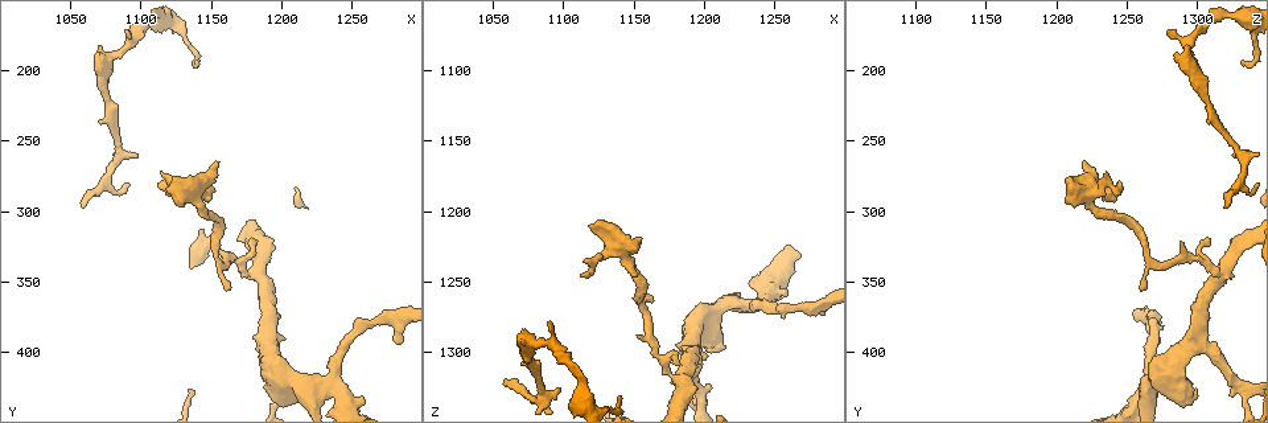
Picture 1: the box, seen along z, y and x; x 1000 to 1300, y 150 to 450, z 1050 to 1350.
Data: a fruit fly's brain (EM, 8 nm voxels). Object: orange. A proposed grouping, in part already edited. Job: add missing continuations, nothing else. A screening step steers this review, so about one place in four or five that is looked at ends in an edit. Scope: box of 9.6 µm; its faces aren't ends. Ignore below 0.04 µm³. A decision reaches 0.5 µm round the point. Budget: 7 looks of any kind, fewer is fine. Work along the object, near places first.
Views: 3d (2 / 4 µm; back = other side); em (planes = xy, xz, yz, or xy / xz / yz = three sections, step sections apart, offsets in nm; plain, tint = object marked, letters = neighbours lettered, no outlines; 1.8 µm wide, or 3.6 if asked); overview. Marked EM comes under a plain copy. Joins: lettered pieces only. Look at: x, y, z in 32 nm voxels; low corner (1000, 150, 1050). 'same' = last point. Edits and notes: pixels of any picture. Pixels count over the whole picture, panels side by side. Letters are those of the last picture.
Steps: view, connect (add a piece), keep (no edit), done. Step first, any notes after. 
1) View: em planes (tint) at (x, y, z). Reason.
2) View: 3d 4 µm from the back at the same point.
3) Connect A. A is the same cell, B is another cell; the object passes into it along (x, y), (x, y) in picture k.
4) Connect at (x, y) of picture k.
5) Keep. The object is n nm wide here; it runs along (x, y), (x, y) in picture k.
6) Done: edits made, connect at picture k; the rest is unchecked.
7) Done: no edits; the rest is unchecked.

View: em planes (letters) at (1182, 320, 1308). An open end.

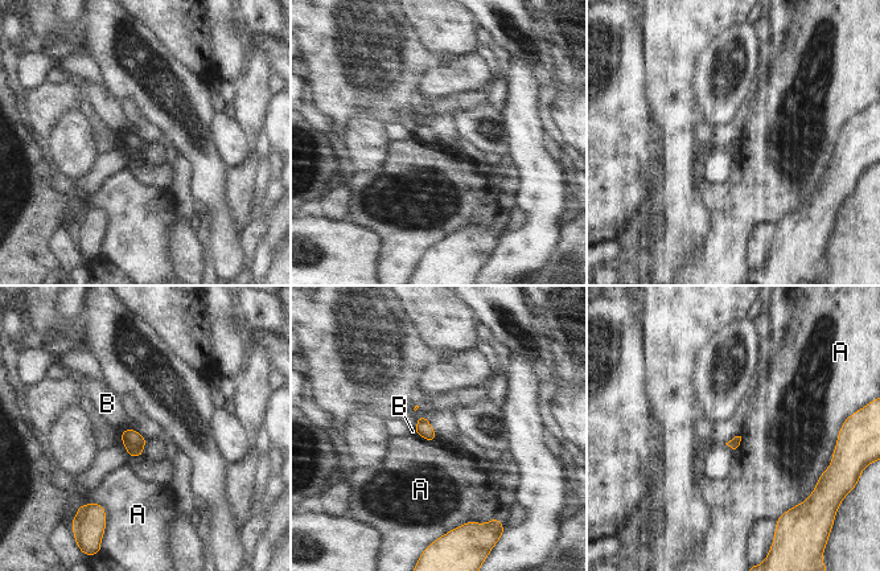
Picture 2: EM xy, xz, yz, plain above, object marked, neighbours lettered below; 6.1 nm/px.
Keep. A and B are other cells; a border runs along (85, 504), (98, 502), (106, 517) in picture 2; none of them fits.

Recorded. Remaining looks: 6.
View: em xz step 16 (tint) at (1142, 194, 1330). Tapers out.

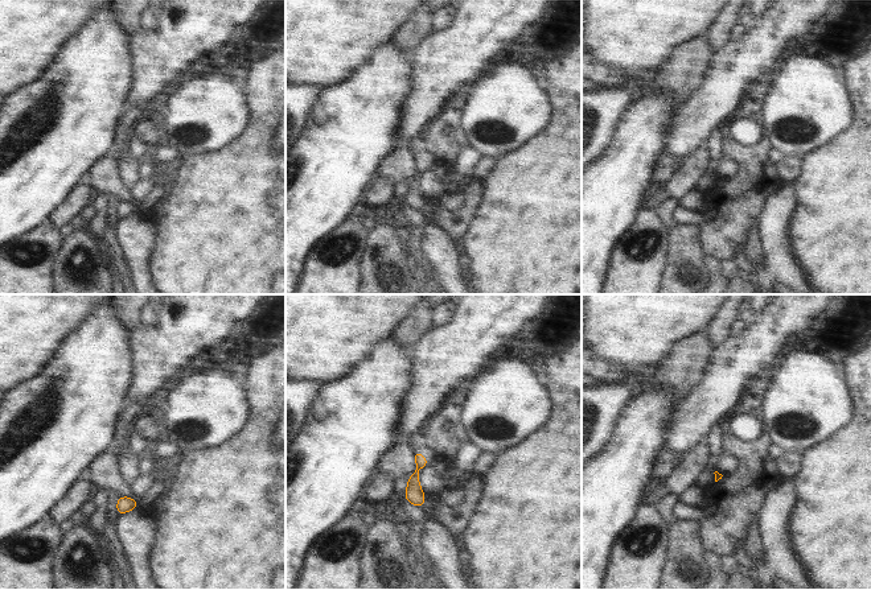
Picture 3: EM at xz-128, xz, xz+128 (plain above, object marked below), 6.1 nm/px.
View: em planes (letters) at the same point.

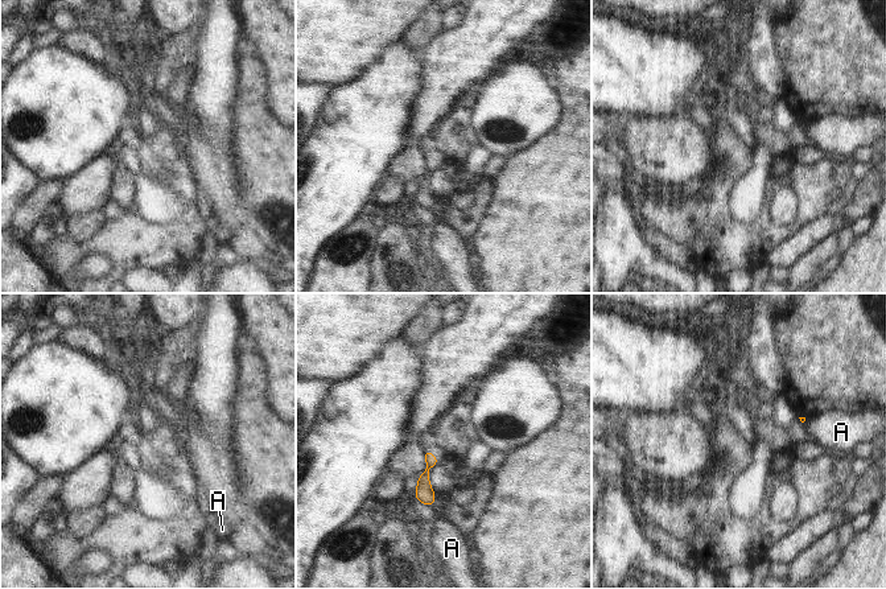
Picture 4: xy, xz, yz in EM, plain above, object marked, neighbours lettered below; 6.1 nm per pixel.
Keep. A is another cell; a border runs along (416, 498), (431, 507) in picture 4; none of them fits.

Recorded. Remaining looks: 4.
View: 3d 4 µm from the back at (1156, 264, 1218).

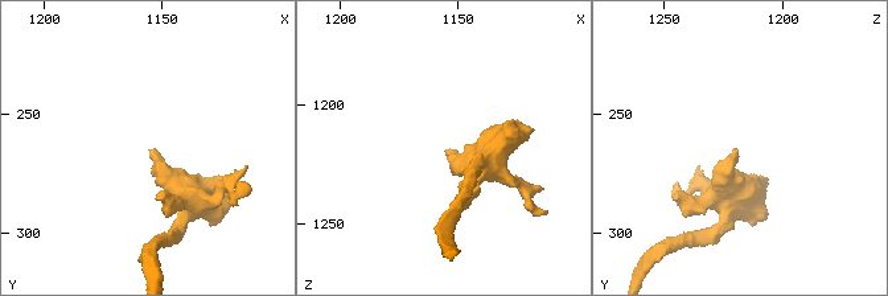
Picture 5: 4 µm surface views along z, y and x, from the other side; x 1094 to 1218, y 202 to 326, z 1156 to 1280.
View: em 3.6 µm yz step 16 (letters) at (1154, 266, 1219).

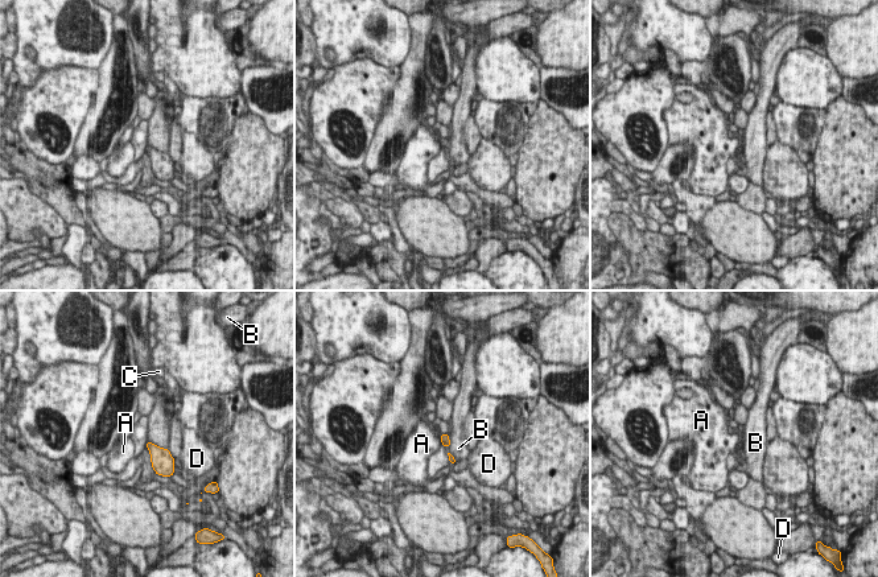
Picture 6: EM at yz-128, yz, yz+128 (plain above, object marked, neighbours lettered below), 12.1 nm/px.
Keep. A, B, C and D are other cells; none of them fits.

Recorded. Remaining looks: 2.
Done: no edits; the rest is unchecked.

